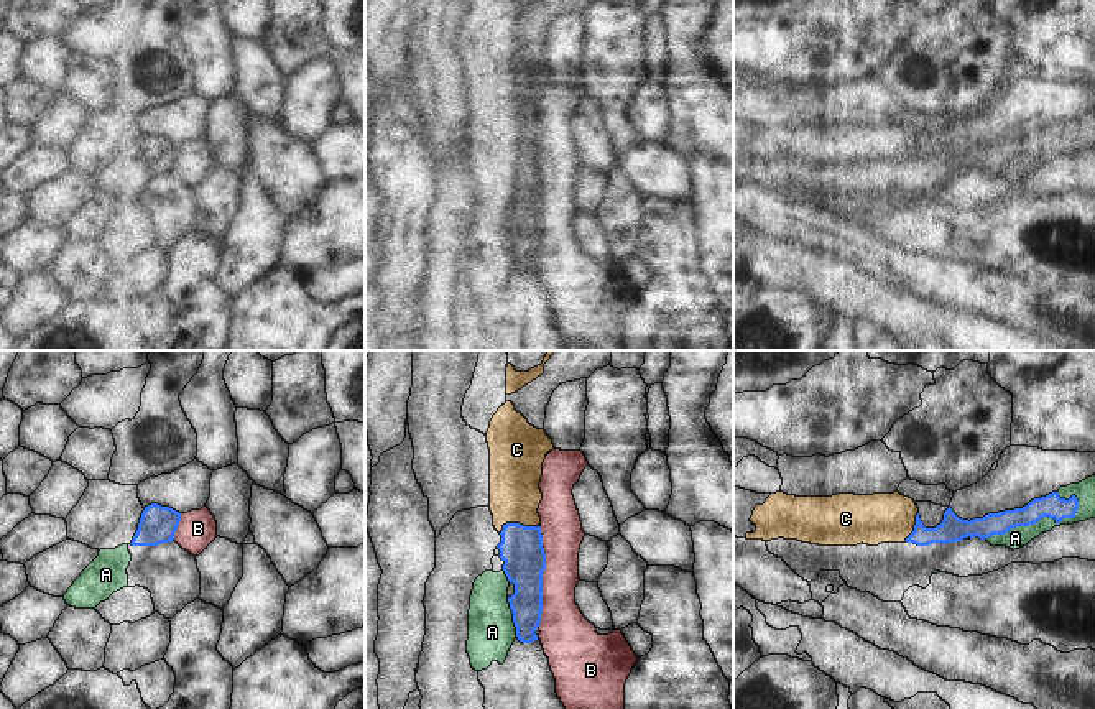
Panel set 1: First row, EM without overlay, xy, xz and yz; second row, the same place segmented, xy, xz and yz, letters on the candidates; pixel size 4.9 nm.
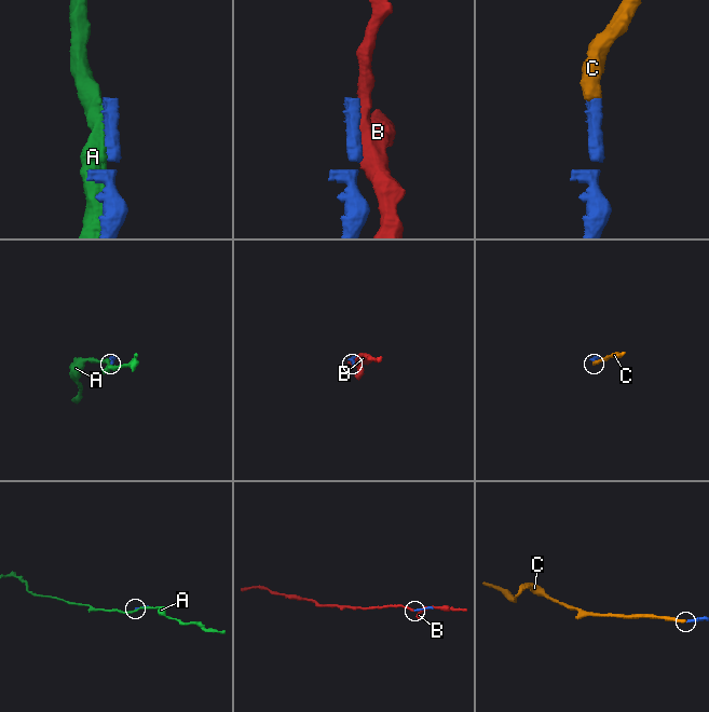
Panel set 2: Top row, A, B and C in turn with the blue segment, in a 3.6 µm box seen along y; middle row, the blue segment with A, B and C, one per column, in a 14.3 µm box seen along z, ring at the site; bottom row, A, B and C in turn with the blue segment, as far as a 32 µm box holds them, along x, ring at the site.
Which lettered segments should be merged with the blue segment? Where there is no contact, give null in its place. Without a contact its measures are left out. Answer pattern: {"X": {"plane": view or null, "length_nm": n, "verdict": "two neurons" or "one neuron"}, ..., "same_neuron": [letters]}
{"A": {"plane": "yz", "length_nm": 500, "verdict": "two neurons"}, "B": {"plane": "xz", "length_nm": 480, "verdict": "two neurons"}, "C": {"plane": "xz", "length_nm": 200, "verdict": "one neuron"}, "same_neuron": ["C"]}

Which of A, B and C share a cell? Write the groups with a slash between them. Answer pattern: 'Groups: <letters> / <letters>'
Groups: A / B / C.

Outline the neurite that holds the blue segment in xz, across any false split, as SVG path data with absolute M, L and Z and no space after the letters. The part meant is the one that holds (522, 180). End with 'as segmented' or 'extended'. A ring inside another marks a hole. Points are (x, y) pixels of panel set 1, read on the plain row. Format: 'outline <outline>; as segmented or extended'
outline M506 33L493 46L487 63L487 74L490 81L490 143L493 158L501 166L501 174L497 179L505 194L503 202L508 212L515 215L515 225L508 229L508 234L518 271L531 275L538 271L534 262L541 255L543 204L546 201L541 148L538 145L543 132L539 114L546 86L556 79L546 63L531 58L511 33Z; extended

